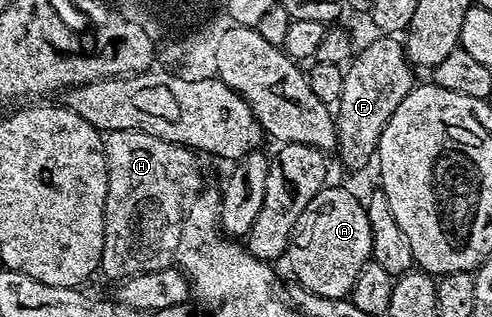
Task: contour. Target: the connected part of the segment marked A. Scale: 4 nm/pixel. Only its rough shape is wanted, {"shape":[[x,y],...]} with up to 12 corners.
{"shape":[[324,187],[288,240],[294,280],[346,298],[371,258],[367,206]]}

